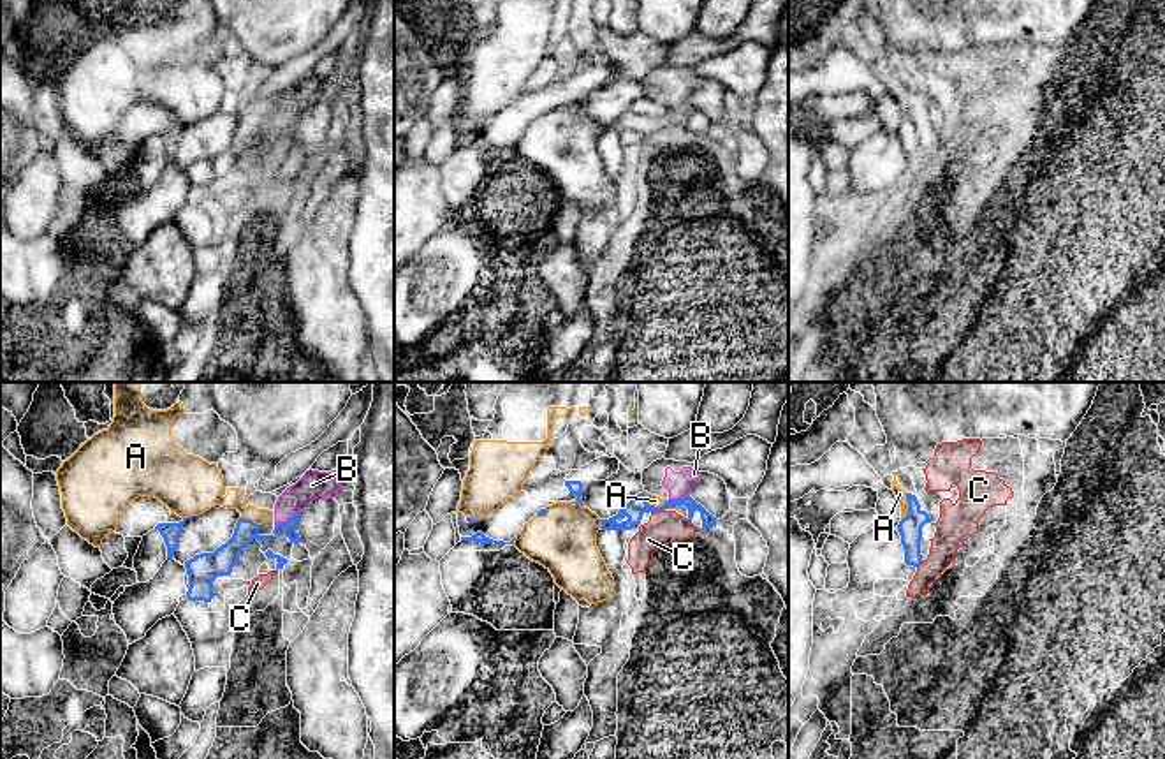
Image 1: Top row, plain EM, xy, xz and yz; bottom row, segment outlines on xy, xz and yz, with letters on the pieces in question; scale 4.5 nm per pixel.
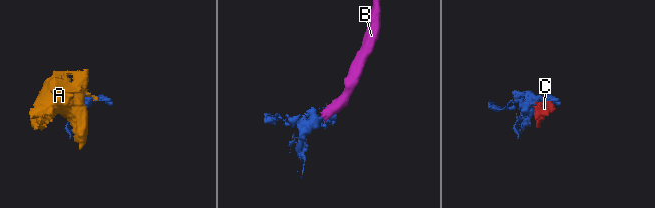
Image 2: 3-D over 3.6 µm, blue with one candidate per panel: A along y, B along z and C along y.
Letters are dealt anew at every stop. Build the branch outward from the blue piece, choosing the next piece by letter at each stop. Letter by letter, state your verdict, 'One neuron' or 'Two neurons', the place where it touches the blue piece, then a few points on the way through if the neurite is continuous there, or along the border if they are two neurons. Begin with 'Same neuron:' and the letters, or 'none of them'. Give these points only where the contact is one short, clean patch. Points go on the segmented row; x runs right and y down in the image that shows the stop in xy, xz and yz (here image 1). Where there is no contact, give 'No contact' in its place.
Same neuron: C
A: Two neurons. Touches blue at xz (652, 506)
B: Two neurons. Touches blue at xy (289, 520). Boundary: xy (301, 509), (275, 525)
C: One neuron. Touches blue at xz (657, 509). Path across: xz (637, 506), (657, 509), (666, 527)

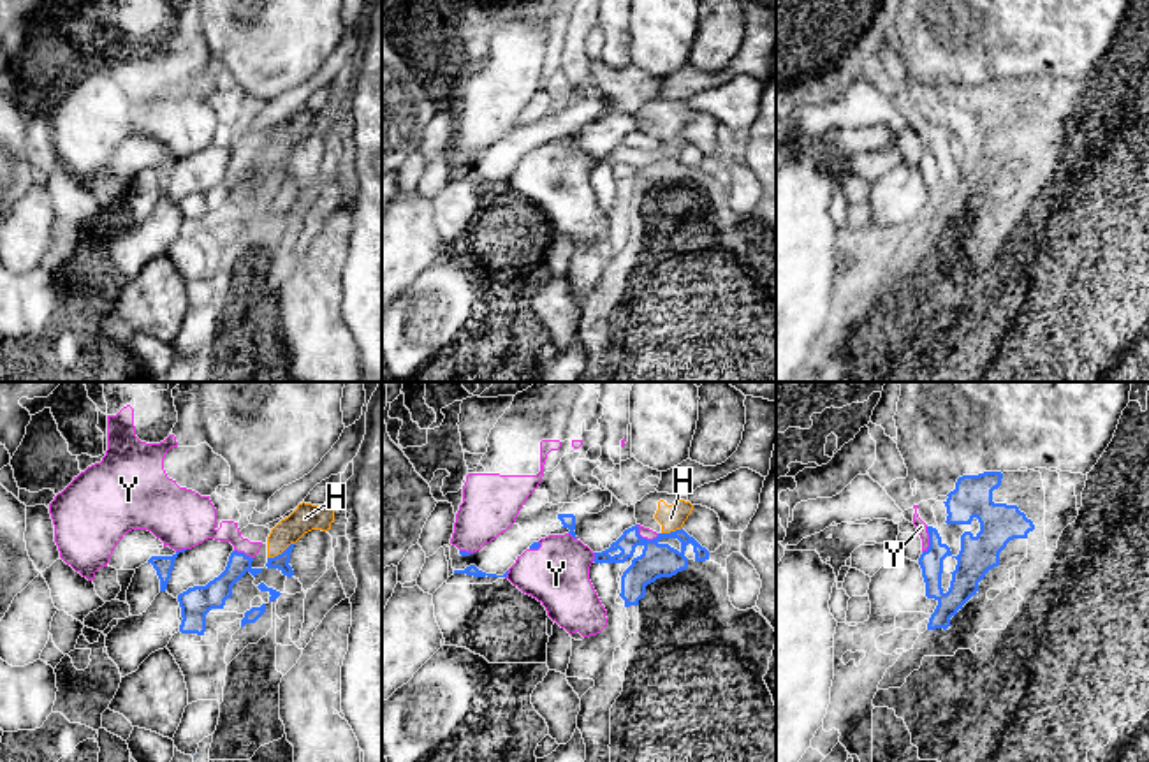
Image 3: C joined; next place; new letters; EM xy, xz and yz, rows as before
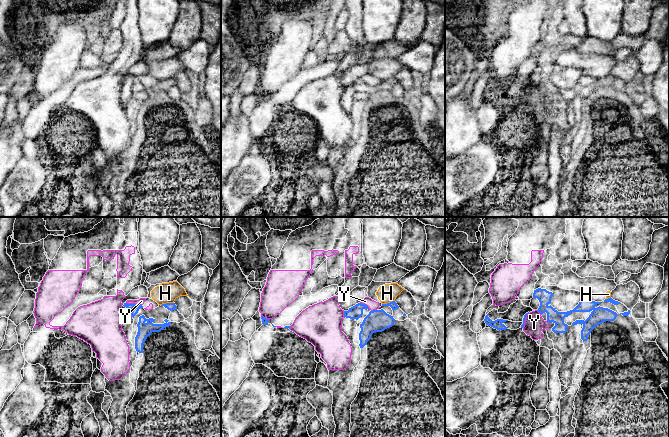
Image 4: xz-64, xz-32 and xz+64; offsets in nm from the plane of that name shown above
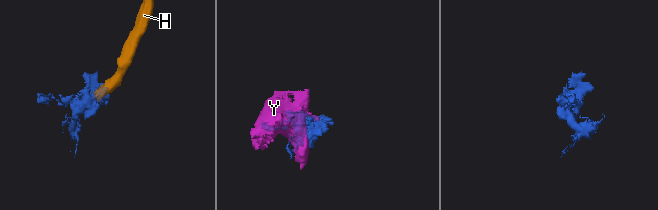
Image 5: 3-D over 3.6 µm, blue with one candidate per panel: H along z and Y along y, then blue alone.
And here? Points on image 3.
Same neuron: none of them
H: Two neurons. Touches blue at xy (282, 553). Boundary: xy (294, 542), (268, 558)
Y: Two neurons. Touches blue at xz (644, 539)

